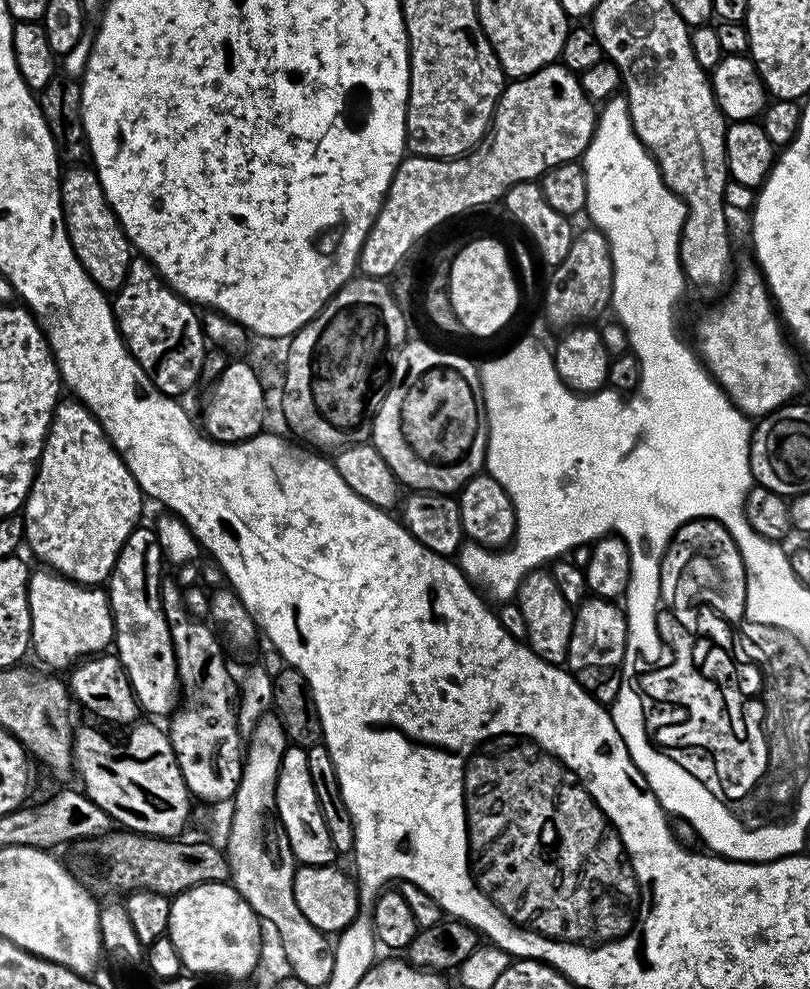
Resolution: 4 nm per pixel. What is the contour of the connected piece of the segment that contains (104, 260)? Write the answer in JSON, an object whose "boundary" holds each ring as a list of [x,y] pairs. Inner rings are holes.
{"boundary":[[[95,171],[72,172],[63,177],[62,187],[59,189],[60,199],[64,205],[64,222],[68,230],[68,237],[72,249],[80,260],[80,265],[88,272],[89,280],[96,283],[101,290],[118,290],[128,279],[130,259],[130,241],[120,227],[115,212],[108,199],[104,196],[104,187],[100,184],[100,177]]]}

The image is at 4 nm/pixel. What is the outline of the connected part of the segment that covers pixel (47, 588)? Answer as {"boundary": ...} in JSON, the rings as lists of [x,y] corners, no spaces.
{"boundary":[[[52,570],[33,571],[28,578],[32,614],[33,653],[37,652],[52,668],[64,668],[105,651],[113,643],[116,627],[112,621],[112,605],[103,587],[78,584]]]}

